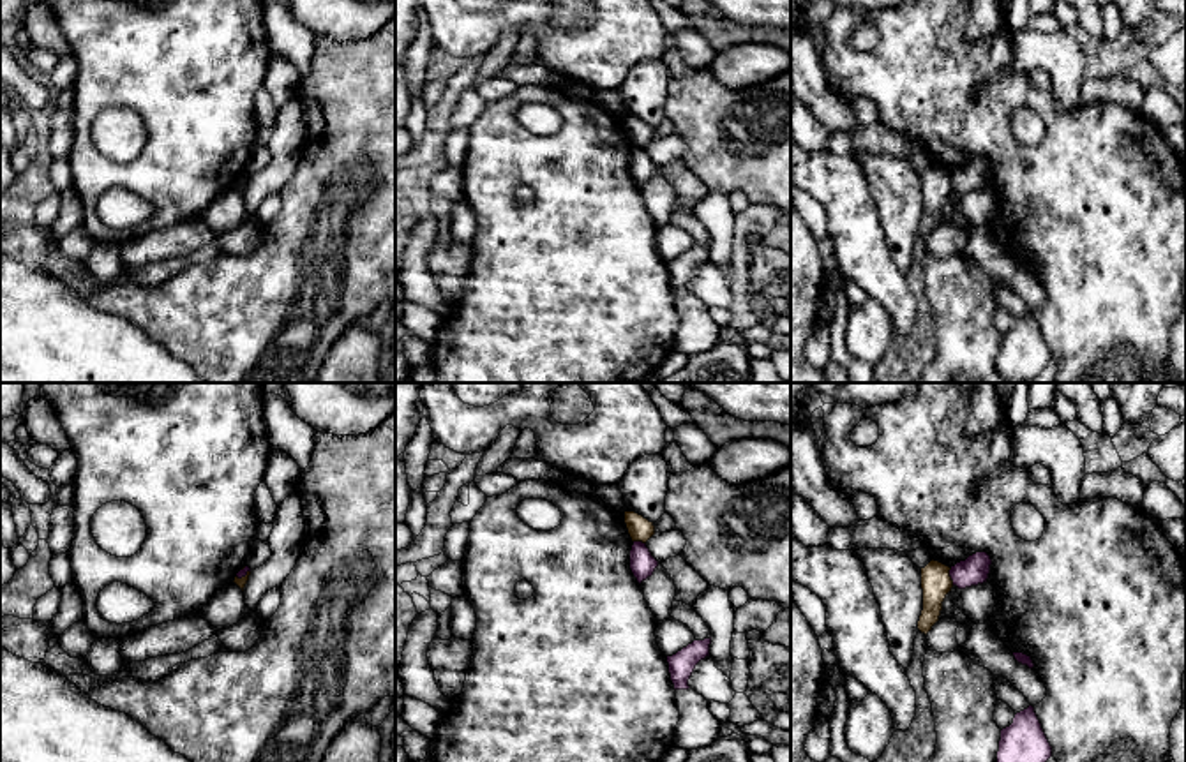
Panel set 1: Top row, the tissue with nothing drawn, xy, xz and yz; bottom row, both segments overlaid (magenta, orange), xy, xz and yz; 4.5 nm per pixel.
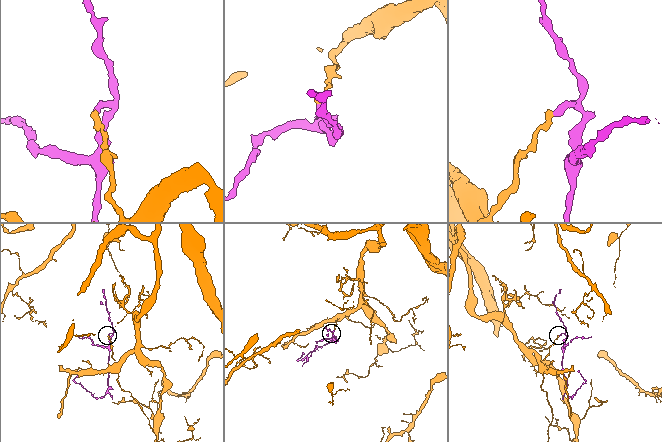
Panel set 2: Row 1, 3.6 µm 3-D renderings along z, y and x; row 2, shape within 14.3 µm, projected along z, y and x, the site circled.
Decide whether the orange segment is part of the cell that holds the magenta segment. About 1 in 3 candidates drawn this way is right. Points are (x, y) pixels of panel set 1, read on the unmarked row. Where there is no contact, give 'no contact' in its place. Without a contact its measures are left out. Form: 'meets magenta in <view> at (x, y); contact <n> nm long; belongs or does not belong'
meets magenta in yz at (950, 180); contact 80 nm long; does not belong

